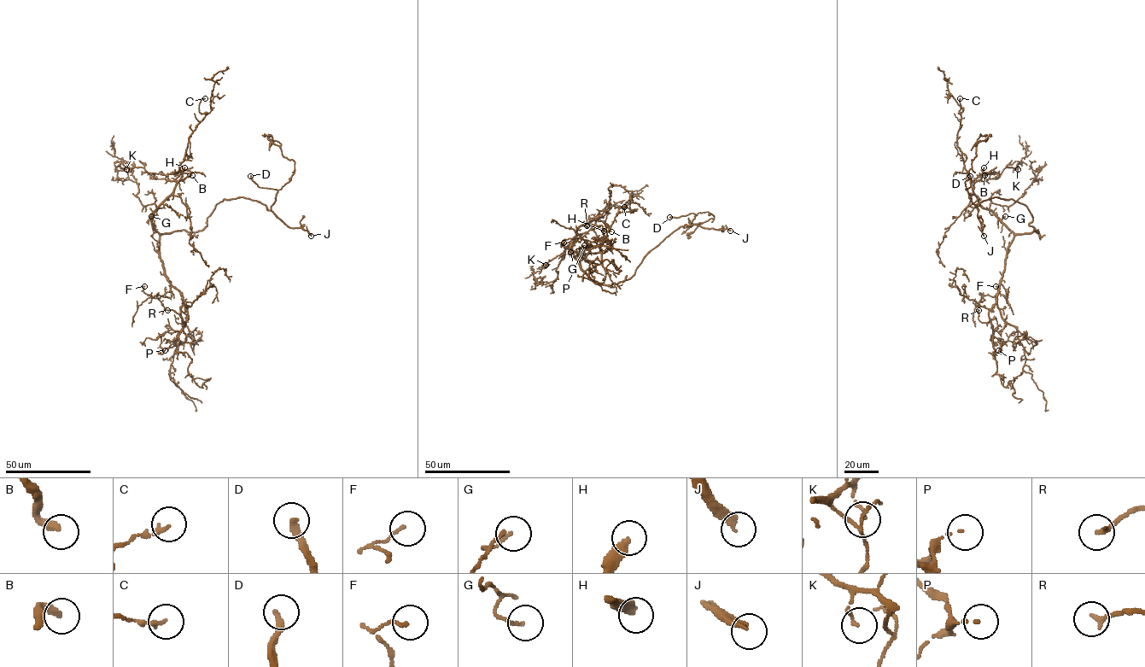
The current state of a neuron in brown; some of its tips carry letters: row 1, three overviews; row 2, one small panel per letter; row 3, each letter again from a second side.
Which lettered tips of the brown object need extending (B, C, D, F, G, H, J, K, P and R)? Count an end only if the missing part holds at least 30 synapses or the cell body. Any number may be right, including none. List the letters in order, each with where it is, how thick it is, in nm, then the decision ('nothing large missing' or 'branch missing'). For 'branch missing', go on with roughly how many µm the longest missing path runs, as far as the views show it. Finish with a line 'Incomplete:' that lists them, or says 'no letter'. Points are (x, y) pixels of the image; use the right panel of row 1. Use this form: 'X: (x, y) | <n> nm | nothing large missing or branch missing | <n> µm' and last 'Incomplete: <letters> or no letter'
B: (984, 175) | 300 nm | branch missing | 90 µm
C: (960, 98) | 170 nm | nothing large missing
D: (970, 176) | 320 nm | branch missing | 60 µm
F: (996, 286) | 120 nm | nothing large missing
G: (1005, 216) | 110 nm | nothing large missing
H: (984, 167) | 400 nm | branch missing | 70 µm
J: (984, 236) | 240 nm | branch missing | 250 µm
K: (1018, 169) | 110 nm | nothing large missing
P: (998, 350) | 100 nm | nothing large missing
R: (978, 310) | 220 nm | nothing large missing
Incomplete: B, D, H, J

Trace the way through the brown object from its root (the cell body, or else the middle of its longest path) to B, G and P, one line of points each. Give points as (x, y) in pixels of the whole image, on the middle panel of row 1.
B: (597, 283), (581, 268), (573, 255), (570, 243), (575, 231), (592, 219), (603, 221), (611, 231)
G: (597, 283), (581, 268), (569, 246), (570, 252)
P: (597, 283), (581, 267), (578, 254), (602, 243), (602, 262), (598, 264), (581, 257), (579, 248), (584, 245)

